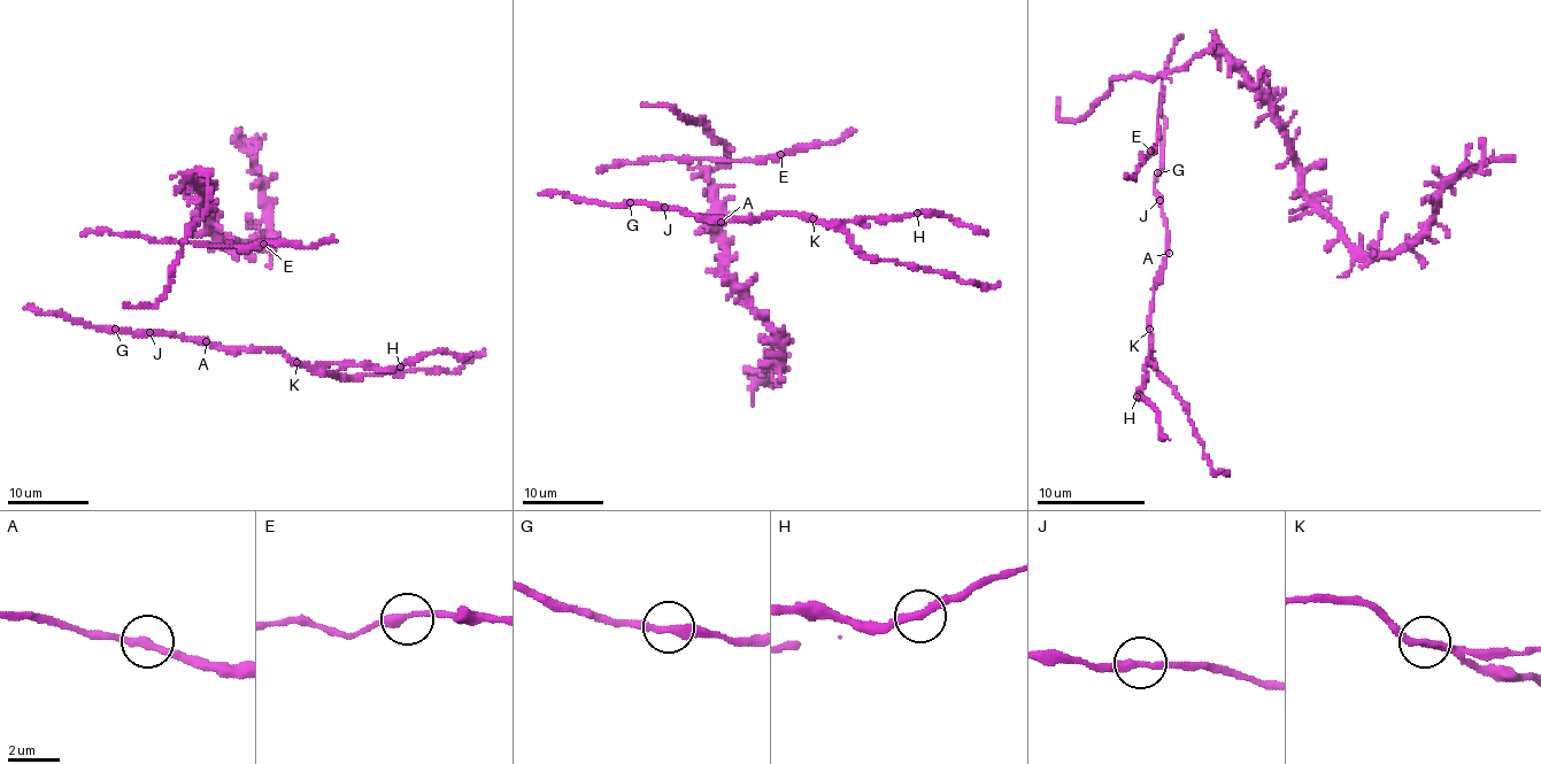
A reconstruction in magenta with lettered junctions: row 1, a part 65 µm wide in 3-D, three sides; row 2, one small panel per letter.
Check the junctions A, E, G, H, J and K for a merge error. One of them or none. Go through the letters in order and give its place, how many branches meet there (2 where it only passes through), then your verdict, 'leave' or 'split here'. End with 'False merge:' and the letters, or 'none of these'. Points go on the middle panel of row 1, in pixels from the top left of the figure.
A: place (721, 222); branches 2; leave
E: place (780, 154); branches 2; leave
G: place (630, 202); branches 2; leave
H: place (917, 213); branches 2; leave
J: place (664, 207); branches 2; leave
K: place (813, 218); branches 2; split here
False merge: K

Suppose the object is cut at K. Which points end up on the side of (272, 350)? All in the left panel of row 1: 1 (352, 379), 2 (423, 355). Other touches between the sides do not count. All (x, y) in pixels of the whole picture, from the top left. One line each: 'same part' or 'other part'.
1: other part
2: same part

